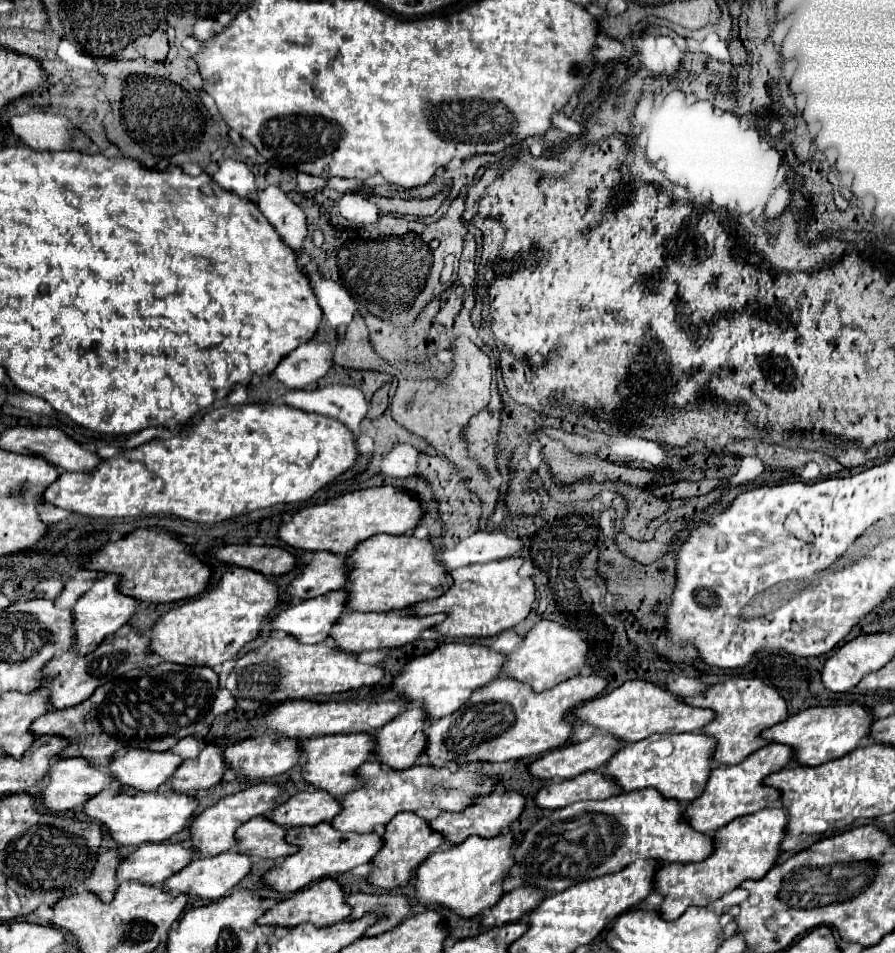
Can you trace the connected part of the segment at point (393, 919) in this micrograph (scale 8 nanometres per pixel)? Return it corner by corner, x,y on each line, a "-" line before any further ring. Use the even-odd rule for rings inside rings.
358,892
358,894
348,896
348,902
352,906
350,918
360,918
368,912
376,912
380,918
370,930
366,930
364,936
376,936
380,932
392,930
394,926
404,922
412,912
408,896
396,894
396,892
384,892
384,894

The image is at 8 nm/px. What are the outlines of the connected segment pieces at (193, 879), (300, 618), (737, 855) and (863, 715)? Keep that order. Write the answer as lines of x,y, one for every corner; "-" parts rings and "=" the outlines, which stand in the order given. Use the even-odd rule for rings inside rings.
230,850
230,852
222,852
218,856
212,856
212,858
196,858
184,870
180,870
172,878
168,878
164,888
170,890
172,894
186,892
186,894
194,894
194,896
204,898
204,900
218,900
218,898
226,896
244,876
248,876
250,870
252,870
250,856
236,852
236,850
=
336,590
330,594
322,594
318,598
304,600
302,604
296,604
284,612
278,612
272,618
272,632
284,632
284,634
294,634
300,642
306,644
318,644
324,642
330,636
330,630
338,624
338,618
348,612
348,592
346,590
=
784,806
766,808
750,816
732,820
714,834
716,850
710,858
690,864
664,864
656,874
656,892
664,894
660,906
666,918
680,918
690,906
706,906
724,894
738,888
744,880
758,880
770,870
782,854
782,840
788,828
788,814
=
858,702
836,704
836,706
812,706
794,716
788,716
784,722
772,726
770,730
764,730
762,736
778,744
792,746
794,762
818,766
818,764
842,758
844,754
850,754
864,740
868,740
874,720
876,718
872,716
872,710

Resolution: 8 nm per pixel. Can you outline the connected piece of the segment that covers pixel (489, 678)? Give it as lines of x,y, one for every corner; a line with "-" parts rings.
448,642
448,644
440,644
430,654
410,660
404,668
404,674
400,674
390,686
398,694
402,694
408,702
422,702
428,718
436,720
446,714
452,714
454,710
460,710
472,692
500,678
504,662
506,662
506,654
496,652
488,646

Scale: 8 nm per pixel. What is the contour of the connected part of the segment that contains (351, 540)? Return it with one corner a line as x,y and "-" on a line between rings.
380,486
380,488
356,490
340,498
328,500
326,504
300,508
290,522
280,526
278,538
292,548
302,548
312,552
330,550
336,554
350,554
356,550
360,542
372,538
374,534
382,534
382,532
406,534
408,530
414,530
422,518
424,518
422,502
416,496
398,490
394,486

